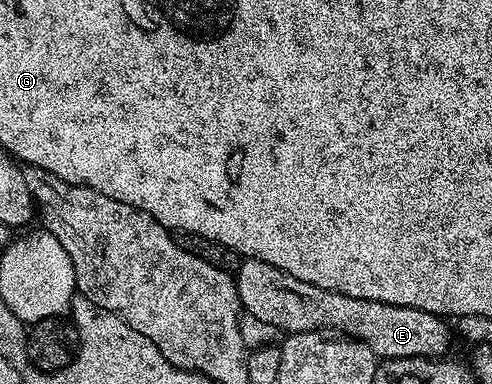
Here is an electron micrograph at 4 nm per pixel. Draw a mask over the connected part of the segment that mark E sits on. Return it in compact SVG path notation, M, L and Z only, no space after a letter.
M242 259L235 273L237 293L242 309L248 315L267 322L282 333L324 332L326 330L349 336L359 344L366 344L378 358L441 358L449 348L449 328L434 312L411 306L395 306L367 298L351 298L311 282L299 282L283 270L262 260Z

